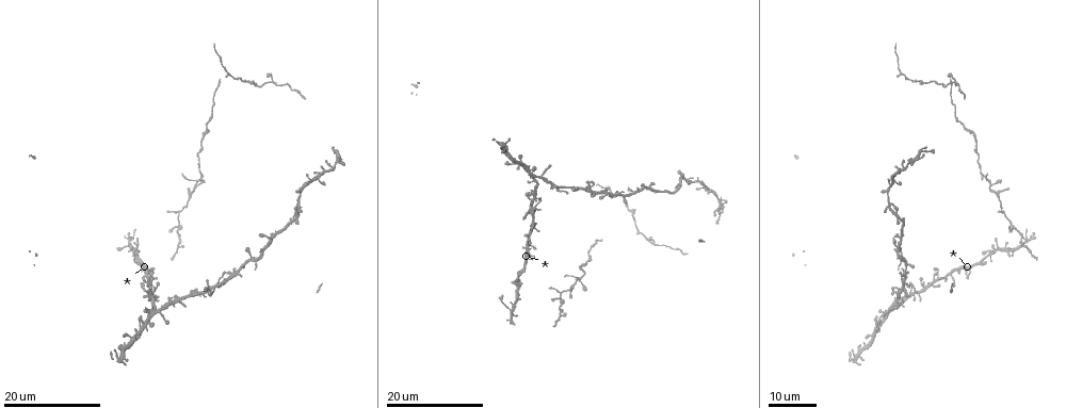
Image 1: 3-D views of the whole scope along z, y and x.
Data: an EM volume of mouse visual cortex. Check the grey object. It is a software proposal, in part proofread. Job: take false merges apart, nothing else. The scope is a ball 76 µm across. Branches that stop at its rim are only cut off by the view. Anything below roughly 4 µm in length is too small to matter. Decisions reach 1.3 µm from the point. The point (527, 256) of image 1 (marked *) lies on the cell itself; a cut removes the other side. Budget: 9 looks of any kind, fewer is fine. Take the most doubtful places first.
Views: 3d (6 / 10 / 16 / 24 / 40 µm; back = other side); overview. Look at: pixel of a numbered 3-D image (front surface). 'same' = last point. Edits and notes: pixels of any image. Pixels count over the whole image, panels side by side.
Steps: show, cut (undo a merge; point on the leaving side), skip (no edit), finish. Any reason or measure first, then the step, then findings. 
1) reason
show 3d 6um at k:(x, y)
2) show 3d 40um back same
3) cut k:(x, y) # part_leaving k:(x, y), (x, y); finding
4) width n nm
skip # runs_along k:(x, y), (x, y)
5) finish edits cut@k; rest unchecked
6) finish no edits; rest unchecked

four arms meet
show 3d 24um at 1:(582, 280)

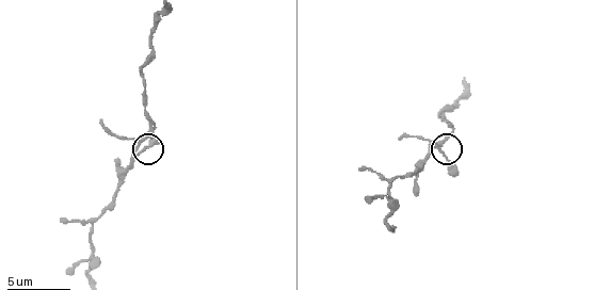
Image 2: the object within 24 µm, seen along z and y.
show 3d 10um at 2:(142, 150)

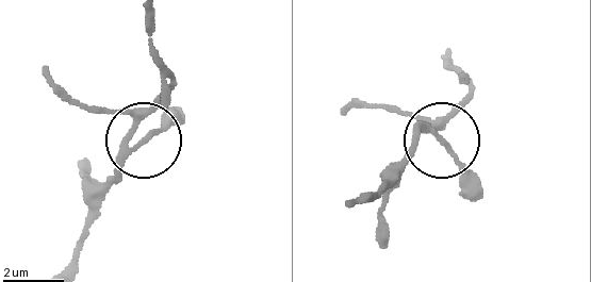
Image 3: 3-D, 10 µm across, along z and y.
zoom in
show 3d 6um at 3:(442, 140)

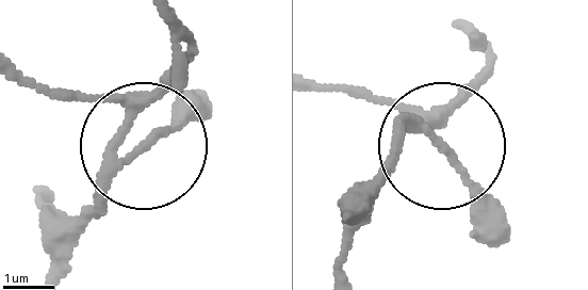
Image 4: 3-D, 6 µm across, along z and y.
arms 4
skip # all the same cell

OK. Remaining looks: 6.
three arms meet
show 3d 24um at 1:(519, 288)

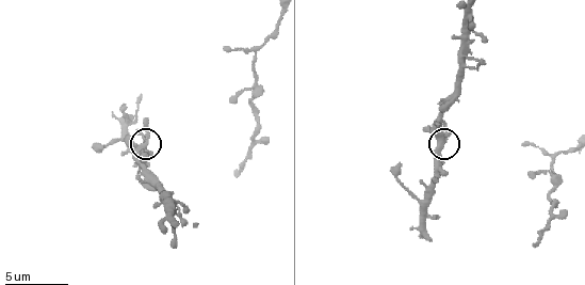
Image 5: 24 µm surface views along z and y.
zoom in
show 3d 10um at 5:(446, 142)

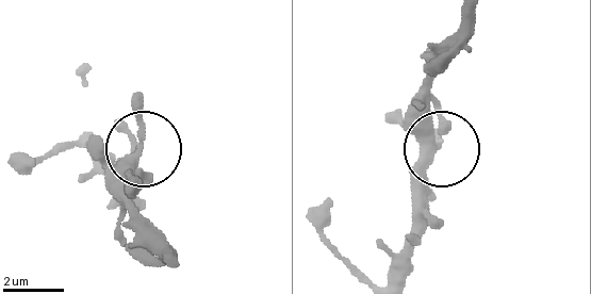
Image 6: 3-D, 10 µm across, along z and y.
skip # continuous, no second cell

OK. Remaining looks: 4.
three-way junction
show 3d 6um at 5:(255, 83)

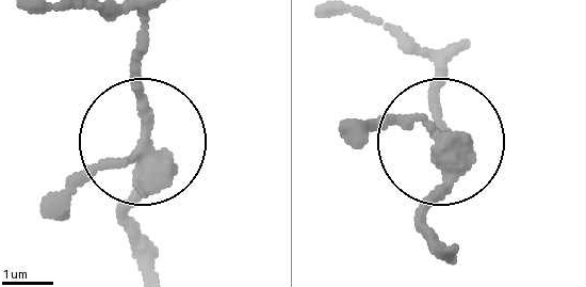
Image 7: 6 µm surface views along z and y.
show 3d 6um back at 7:(150, 143)

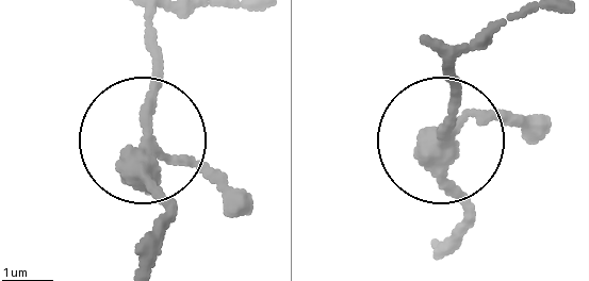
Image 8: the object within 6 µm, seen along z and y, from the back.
skip # all the same cell

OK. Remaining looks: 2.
three-way junction
show 3d 24um at 1:(156, 313)

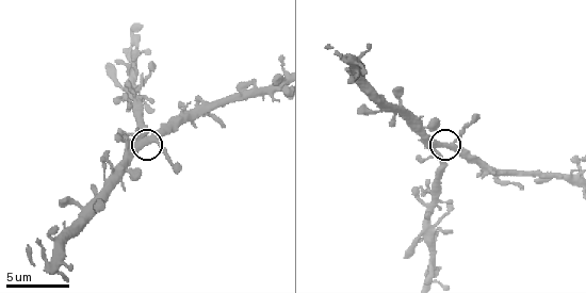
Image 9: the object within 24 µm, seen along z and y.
zoom in
show 3d 10um at 9:(442, 147)

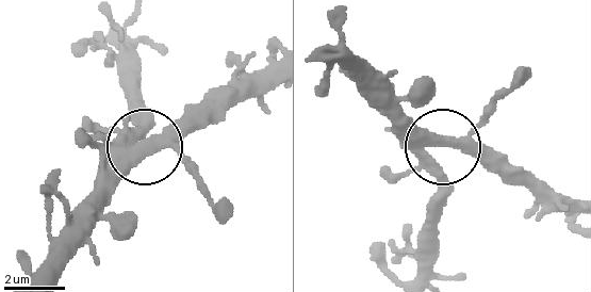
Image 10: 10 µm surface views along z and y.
side_arm 65 um
skip # one cell here

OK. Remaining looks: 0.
finish no edits; rest unchecked

